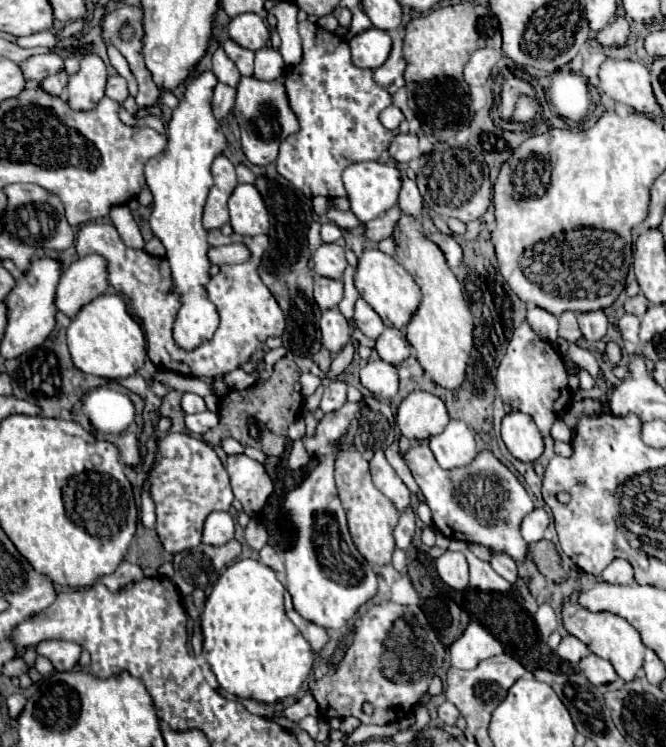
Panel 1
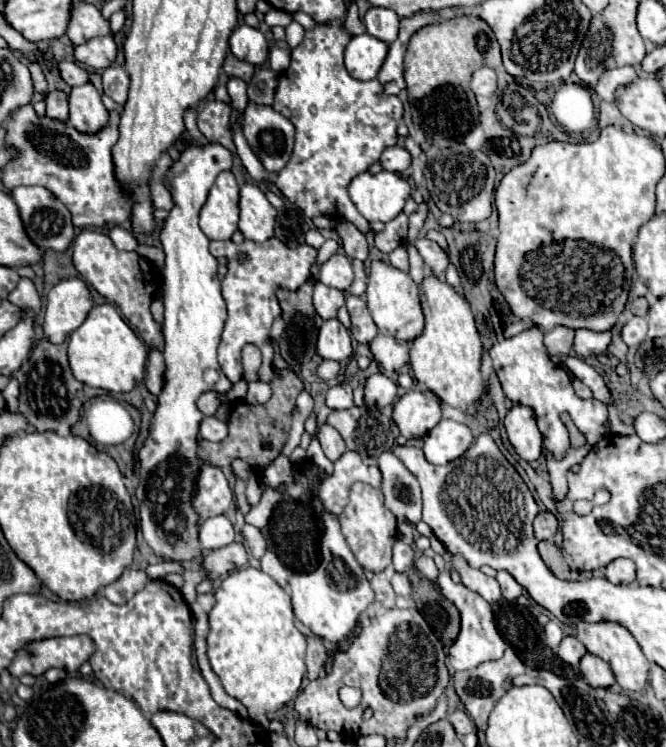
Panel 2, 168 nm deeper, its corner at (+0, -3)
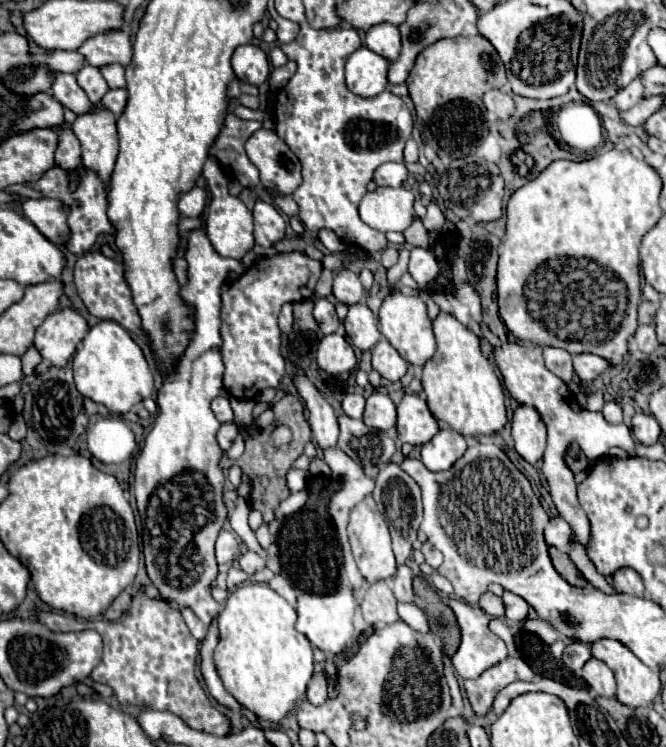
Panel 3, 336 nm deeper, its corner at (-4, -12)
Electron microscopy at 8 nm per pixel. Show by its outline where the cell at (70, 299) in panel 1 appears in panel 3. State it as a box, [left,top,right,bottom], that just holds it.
[33,308,89,368]

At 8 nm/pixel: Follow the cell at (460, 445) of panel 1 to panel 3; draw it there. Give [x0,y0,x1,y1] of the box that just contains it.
[421,428,465,472]

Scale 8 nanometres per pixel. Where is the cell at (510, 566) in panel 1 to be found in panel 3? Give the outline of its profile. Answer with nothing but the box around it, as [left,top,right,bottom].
[503,592,529,622]

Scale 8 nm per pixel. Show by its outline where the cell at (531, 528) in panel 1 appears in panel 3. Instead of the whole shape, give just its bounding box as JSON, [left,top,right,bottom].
[545,516,571,550]

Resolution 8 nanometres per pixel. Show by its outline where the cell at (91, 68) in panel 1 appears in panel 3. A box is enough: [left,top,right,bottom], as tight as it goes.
[73,110,119,188]

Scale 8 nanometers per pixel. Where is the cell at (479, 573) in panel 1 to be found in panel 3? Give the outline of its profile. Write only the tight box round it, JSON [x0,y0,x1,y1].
[479,592,505,618]

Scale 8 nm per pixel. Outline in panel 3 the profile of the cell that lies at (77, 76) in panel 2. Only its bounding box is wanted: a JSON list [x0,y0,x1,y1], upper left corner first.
[77,64,109,104]

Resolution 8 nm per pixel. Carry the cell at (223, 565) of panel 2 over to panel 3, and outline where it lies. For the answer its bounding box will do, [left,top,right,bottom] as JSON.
[239,550,267,574]

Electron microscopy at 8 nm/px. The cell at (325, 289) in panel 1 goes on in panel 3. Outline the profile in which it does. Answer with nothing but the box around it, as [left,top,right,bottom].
[313,298,339,334]

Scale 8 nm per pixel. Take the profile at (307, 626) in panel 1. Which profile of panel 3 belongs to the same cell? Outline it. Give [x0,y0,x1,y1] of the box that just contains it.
[307,672,327,706]

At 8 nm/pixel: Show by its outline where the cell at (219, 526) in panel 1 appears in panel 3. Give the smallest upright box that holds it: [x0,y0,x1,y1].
[215,530,241,564]

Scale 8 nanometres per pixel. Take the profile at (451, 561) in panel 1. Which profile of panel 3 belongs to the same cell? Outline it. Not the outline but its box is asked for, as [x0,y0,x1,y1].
[449,600,507,678]

